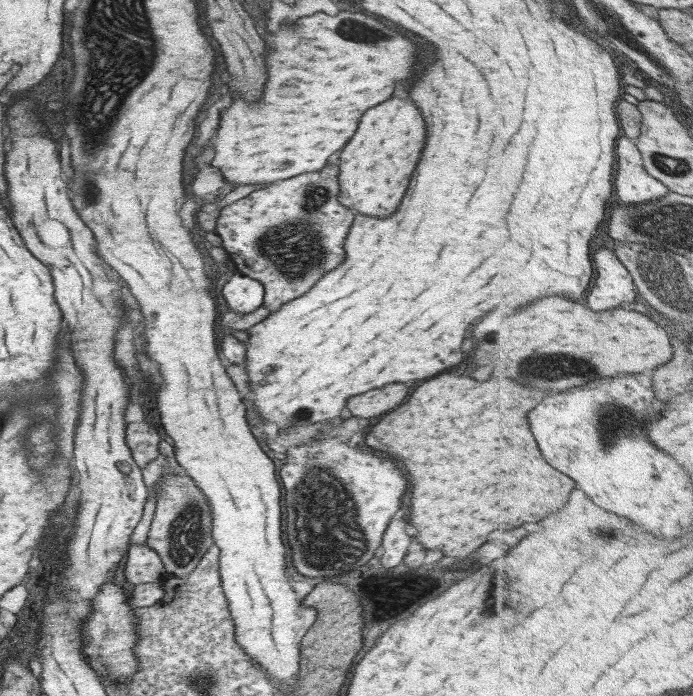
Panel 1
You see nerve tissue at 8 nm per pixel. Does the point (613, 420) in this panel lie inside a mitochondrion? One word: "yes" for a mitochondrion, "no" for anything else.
yes

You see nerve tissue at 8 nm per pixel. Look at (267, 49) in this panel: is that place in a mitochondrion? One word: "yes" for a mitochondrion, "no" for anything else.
no

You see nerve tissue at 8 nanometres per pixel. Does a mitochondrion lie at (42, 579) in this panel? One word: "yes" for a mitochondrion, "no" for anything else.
no

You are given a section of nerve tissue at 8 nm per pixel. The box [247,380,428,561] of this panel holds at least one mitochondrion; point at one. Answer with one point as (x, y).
(301, 415)

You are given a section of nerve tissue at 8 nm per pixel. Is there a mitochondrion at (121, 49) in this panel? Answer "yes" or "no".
yes

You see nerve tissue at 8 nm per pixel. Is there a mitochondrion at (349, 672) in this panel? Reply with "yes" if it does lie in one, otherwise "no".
no

